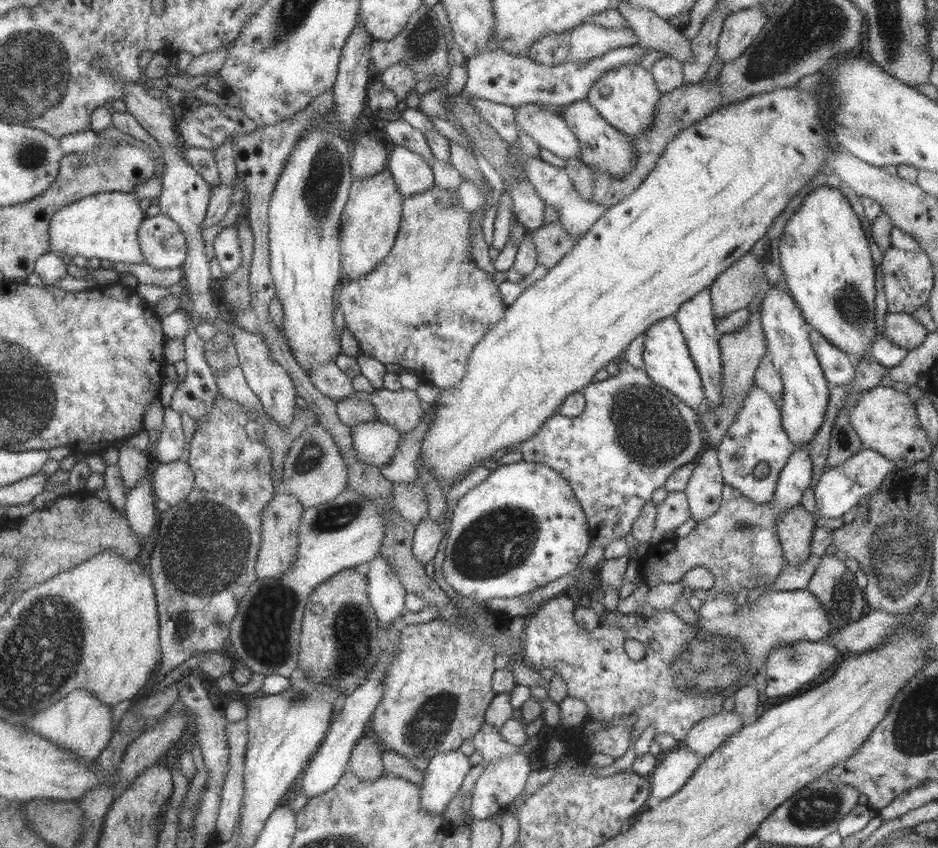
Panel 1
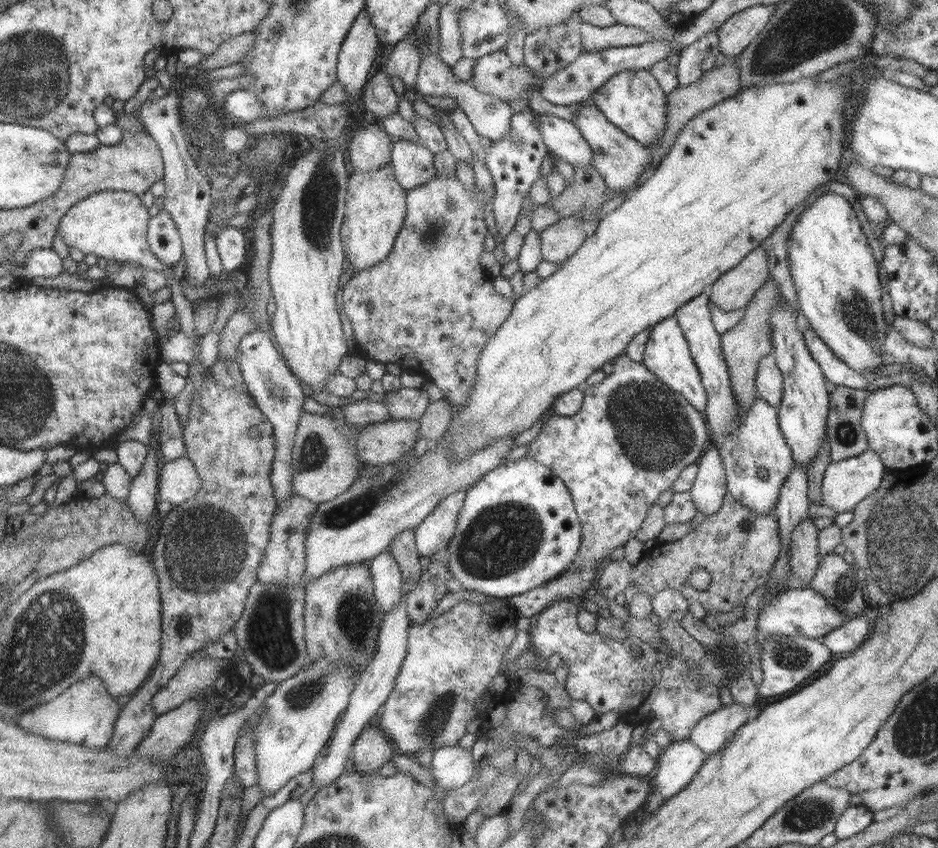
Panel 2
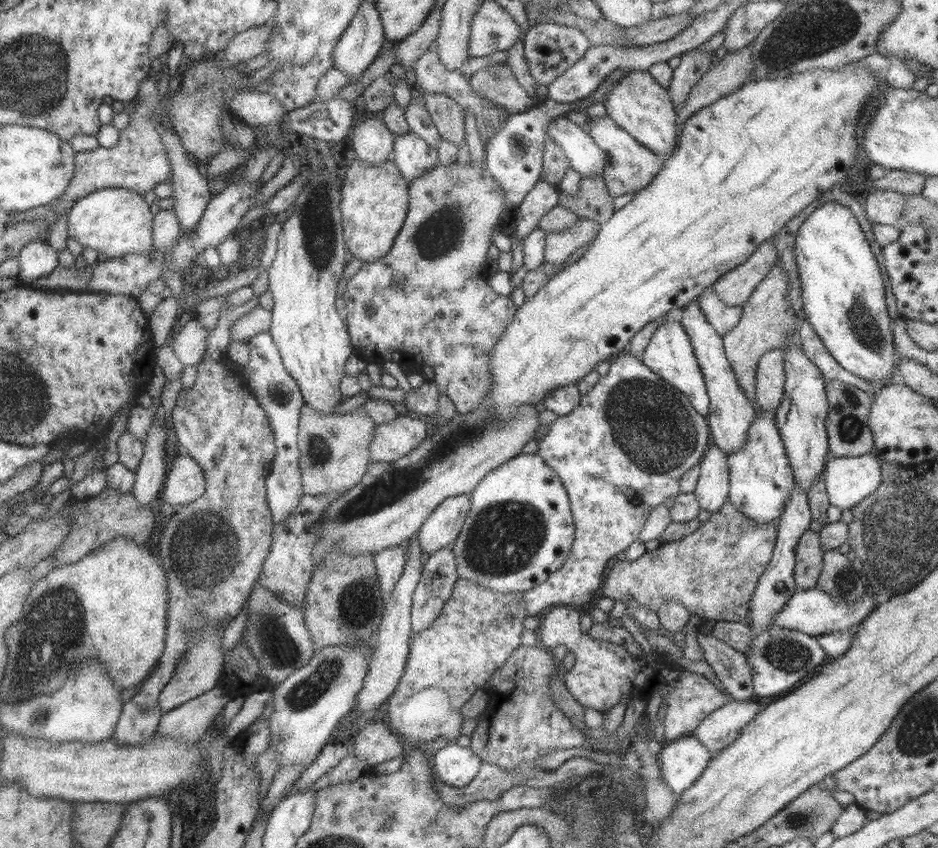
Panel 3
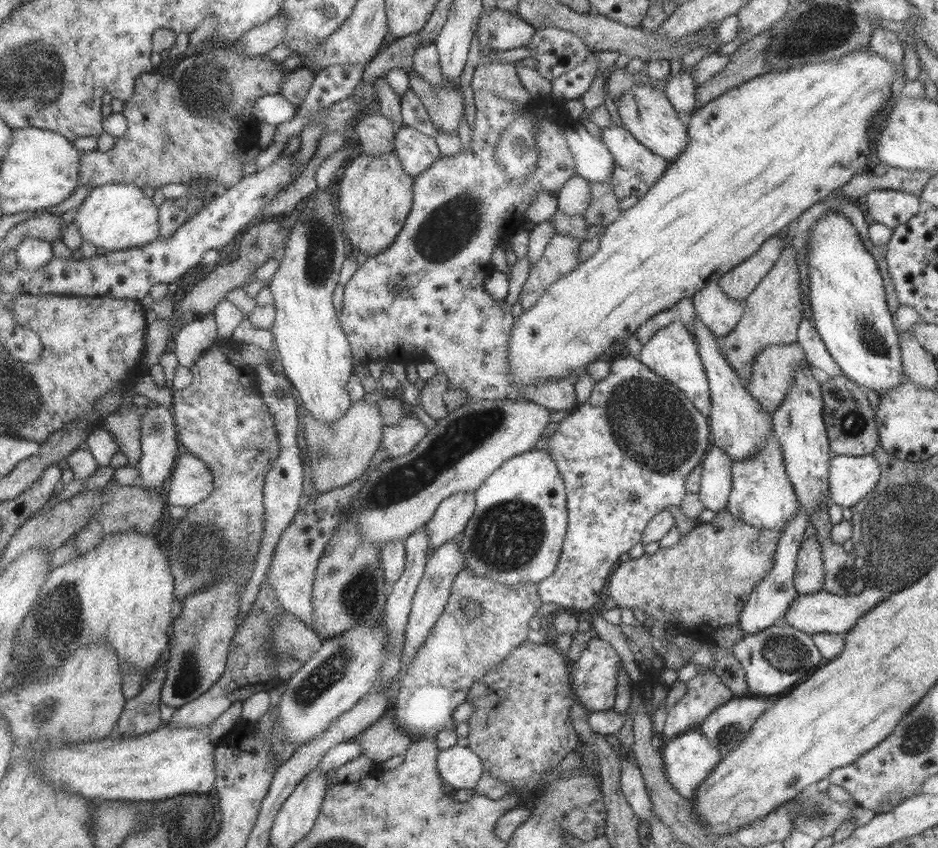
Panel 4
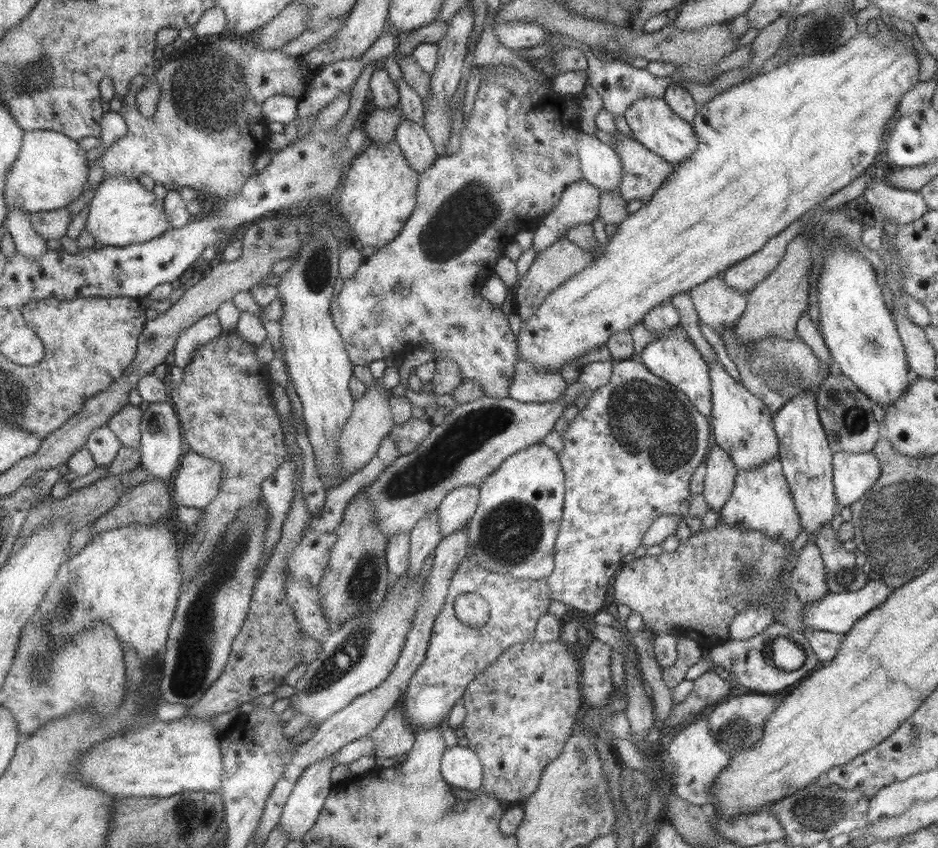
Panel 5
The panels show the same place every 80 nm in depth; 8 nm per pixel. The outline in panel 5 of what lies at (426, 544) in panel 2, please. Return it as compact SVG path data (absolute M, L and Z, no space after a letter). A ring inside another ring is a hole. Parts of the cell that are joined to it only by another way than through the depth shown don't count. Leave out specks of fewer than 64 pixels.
M469 485L451 491L440 504L443 538L456 533L475 516L481 500L481 486Z

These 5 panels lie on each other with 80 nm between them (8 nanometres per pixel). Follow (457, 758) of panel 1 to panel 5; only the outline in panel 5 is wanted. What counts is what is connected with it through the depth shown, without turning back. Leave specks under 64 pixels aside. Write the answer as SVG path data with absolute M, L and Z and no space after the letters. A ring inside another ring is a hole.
M470 746L448 747L442 758L445 780L467 791L481 790L484 781L484 764Z

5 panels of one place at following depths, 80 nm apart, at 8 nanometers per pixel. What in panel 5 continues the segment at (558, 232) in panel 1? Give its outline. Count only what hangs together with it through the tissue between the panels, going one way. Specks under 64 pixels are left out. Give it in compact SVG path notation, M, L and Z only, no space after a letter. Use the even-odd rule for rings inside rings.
M565 235L558 238L551 246L535 254L532 263L527 271L521 276L515 289L514 306L520 319L527 320L543 304L546 296L549 296L554 290L575 276L576 272L581 272L583 268L588 268L588 264L594 259L592 253L585 252L576 244L573 244Z

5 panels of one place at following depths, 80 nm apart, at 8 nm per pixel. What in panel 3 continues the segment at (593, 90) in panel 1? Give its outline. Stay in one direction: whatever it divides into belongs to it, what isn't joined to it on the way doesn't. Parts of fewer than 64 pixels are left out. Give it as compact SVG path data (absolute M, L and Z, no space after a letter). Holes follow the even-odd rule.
M629 71L611 87L607 99L604 97L602 101L606 115L647 150L655 154L671 154L676 148L679 133L675 128L675 106L666 88L653 80L647 71Z

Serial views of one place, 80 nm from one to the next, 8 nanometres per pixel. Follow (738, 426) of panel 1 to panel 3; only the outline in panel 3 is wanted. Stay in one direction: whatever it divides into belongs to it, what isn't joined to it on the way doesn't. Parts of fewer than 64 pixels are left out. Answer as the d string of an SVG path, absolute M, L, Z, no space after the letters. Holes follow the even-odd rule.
M761 409L757 411L745 444L737 452L726 454L725 462L729 478L728 499L737 512L761 524L778 520L796 484L785 456L783 441L775 426L774 413Z

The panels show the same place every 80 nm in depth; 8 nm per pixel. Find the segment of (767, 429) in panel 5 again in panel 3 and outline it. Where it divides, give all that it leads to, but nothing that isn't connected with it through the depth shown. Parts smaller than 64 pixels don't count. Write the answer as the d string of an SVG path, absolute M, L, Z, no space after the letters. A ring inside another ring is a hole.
M696 299L682 308L679 322L683 332L689 336L695 360L697 360L705 381L706 394L709 400L709 412L706 420L712 444L725 454L737 452L747 440L749 427L755 420L758 408L754 405L754 402L747 400L747 396L743 396L743 390L741 390L725 357L722 338L715 333L715 330L706 321Z

